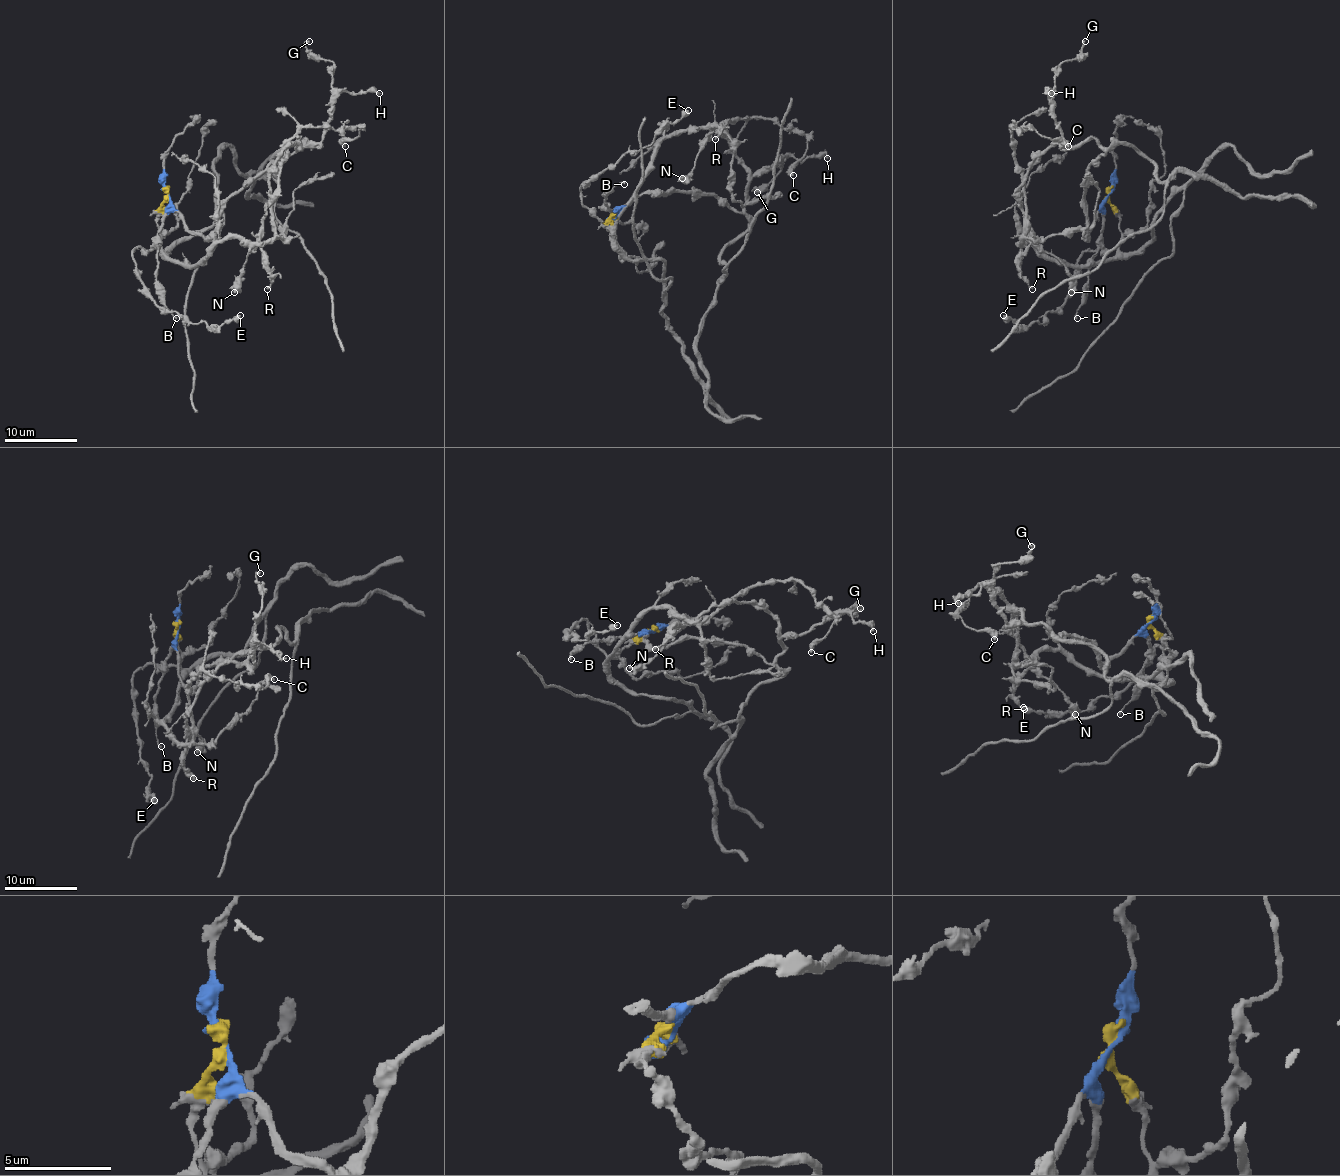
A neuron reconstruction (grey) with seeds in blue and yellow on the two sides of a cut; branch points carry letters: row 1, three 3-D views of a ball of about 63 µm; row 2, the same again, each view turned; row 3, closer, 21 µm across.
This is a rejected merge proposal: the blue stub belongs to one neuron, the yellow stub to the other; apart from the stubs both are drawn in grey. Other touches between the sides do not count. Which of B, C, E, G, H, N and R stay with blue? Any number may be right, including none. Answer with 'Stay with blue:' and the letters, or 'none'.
Stay with blue: B, G, H, N, R

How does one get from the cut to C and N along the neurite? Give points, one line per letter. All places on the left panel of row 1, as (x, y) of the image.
C: (166, 191), (161, 251), (197, 264), (219, 242), (273, 235), (269, 170), (302, 128), (358, 128), (345, 146)
N: (166, 191), (191, 231), (208, 235), (220, 208), (298, 139), (233, 293)

